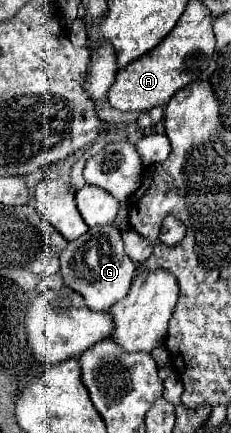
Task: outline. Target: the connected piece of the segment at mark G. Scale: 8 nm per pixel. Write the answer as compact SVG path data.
M106 225L106 227L92 227L88 229L86 235L68 243L68 247L62 251L60 257L60 275L64 279L64 285L80 293L90 309L106 313L114 303L126 297L132 279L136 275L136 265L124 253L120 231L114 229L112 225Z

